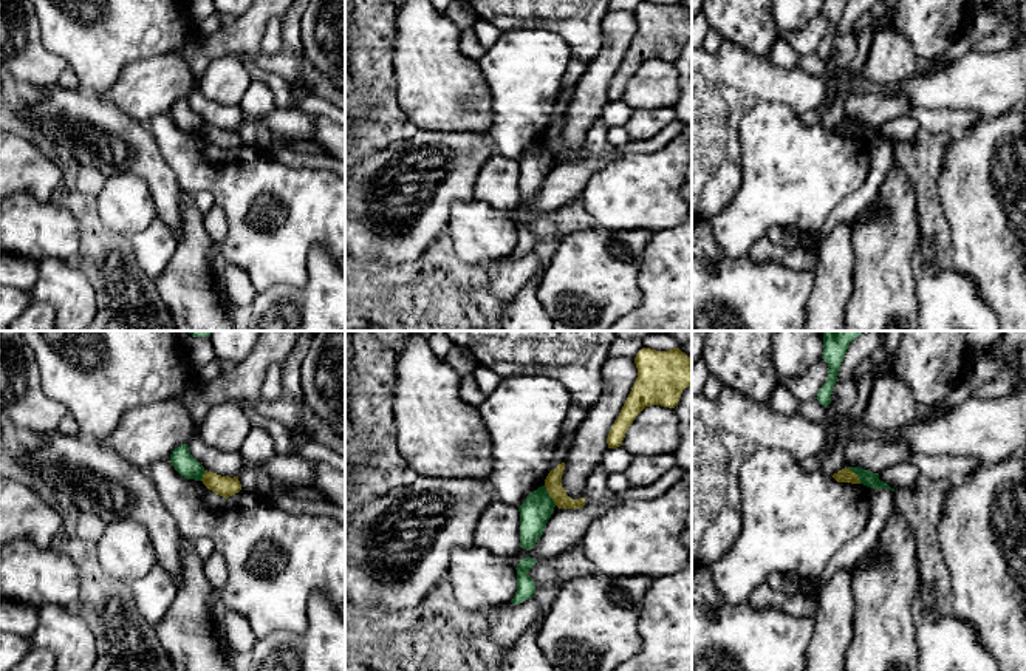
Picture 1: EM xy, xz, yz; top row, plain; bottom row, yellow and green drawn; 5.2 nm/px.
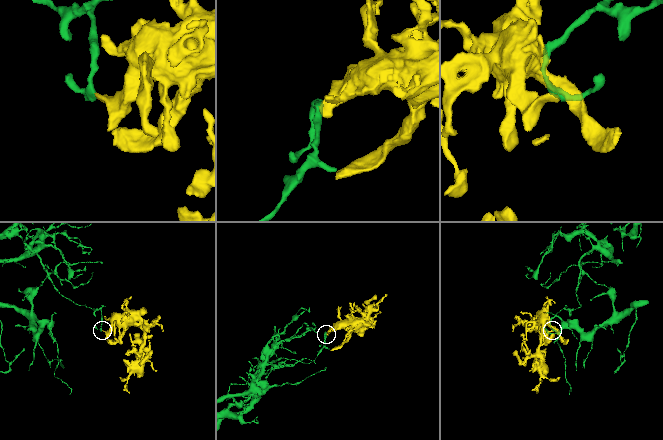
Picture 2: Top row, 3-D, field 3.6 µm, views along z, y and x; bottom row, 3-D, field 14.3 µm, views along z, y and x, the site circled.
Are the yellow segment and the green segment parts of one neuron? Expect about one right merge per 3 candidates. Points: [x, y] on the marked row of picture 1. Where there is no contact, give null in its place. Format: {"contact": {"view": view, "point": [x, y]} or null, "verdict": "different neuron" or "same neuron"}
{"contact": {"view": "xz", "point": [550, 495]}, "verdict": "different neuron"}

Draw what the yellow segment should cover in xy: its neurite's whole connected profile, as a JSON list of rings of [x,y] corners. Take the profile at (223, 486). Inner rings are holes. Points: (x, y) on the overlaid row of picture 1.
[[[206,470],[201,481],[209,490],[226,499],[241,490],[238,476],[229,478]]]

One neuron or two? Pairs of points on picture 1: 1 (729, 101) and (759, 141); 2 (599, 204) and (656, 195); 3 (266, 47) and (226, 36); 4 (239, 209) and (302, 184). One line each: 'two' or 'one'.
1: two
2: one
3: two
4: one

